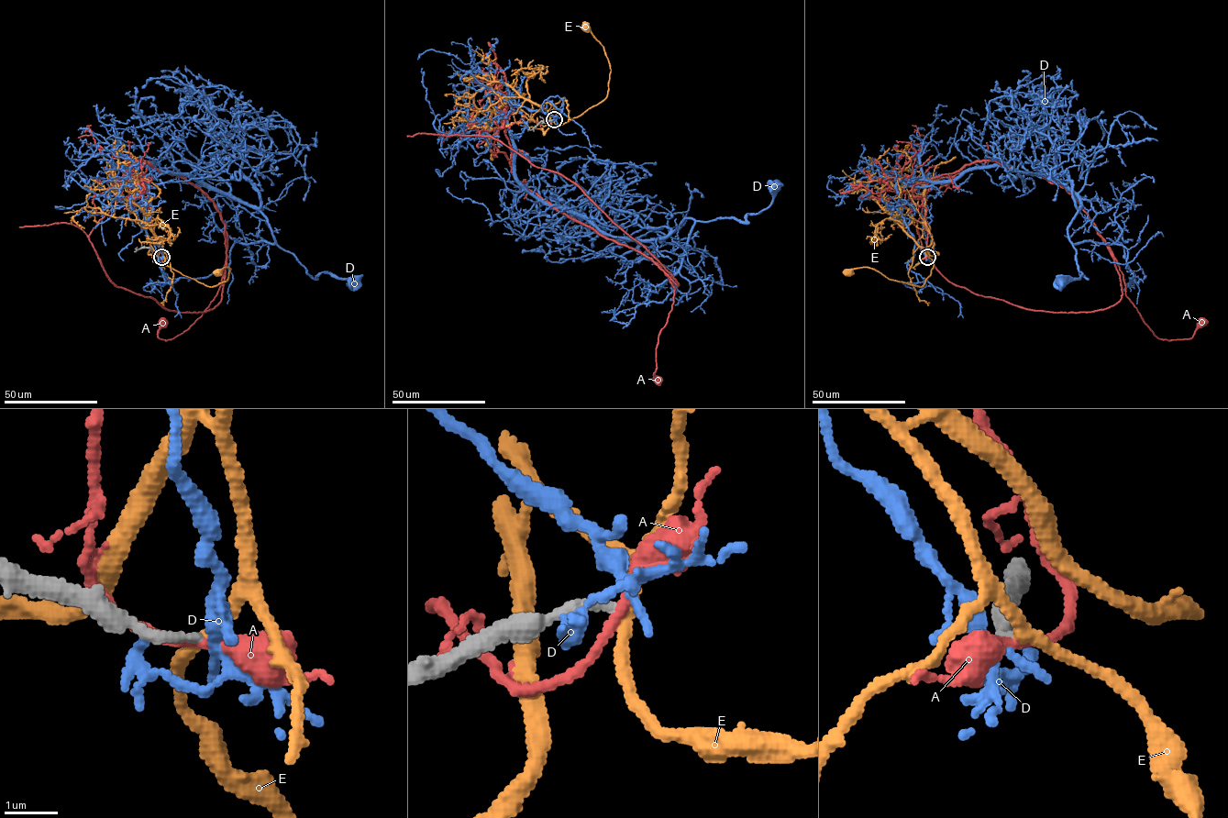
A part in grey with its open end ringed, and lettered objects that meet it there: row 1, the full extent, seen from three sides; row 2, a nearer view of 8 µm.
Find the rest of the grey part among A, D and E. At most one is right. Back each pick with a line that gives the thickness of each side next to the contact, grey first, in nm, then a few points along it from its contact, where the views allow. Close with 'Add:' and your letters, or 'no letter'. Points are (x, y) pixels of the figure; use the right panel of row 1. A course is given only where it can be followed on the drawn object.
E: calibres 170 and 200 nm; course (927, 257), (934, 265), (924, 283), (920, 287), (890, 280), (868, 267), (848, 271)
Add: E

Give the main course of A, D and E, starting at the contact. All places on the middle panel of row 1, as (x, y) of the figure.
A: (554, 119), (503, 127), (512, 172), (558, 210), (645, 255), (668, 276), (675, 294), (658, 336), (657, 380)
D: (552, 120), (509, 94), (515, 177), (614, 236), (662, 238), (687, 218), (746, 223), (773, 186)
E: (554, 119), (556, 124), (563, 124), (606, 96), (609, 62), (603, 48), (585, 27)

